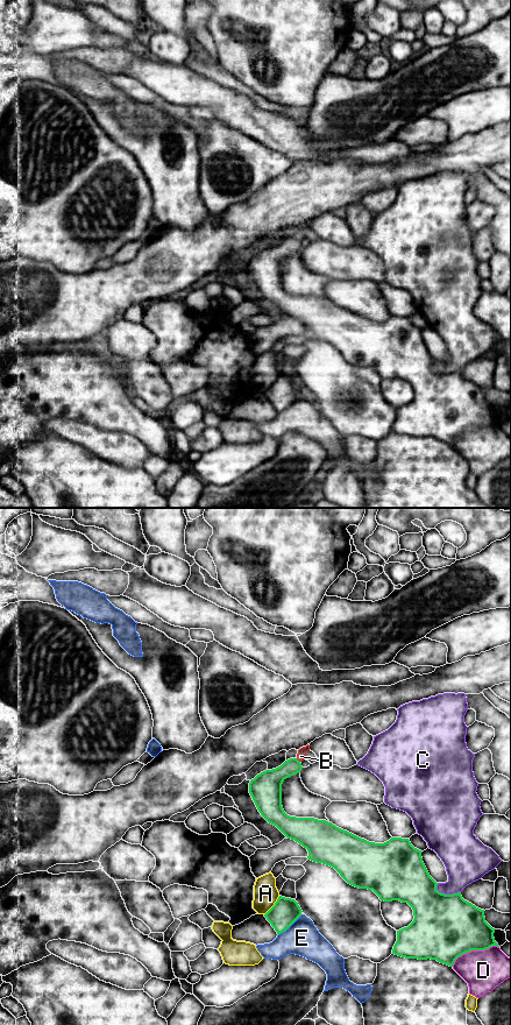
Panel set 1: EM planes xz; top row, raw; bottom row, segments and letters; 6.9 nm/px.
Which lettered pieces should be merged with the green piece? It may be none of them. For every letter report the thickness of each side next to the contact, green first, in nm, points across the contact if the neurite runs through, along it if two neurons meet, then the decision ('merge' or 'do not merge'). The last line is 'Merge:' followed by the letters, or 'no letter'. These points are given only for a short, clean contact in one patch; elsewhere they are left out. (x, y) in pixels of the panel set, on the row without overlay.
A: 190/170 nm | along xz (279, 374), (264, 393) | do not merge
B: 170/60 nm | across xz (269, 260), (298, 239), (300, 234) | merge
C: 440/280 nm | do not merge
D: 440/280 nm | do not merge
E: 190/240 nm | along xz (302, 393), (278, 412) | do not merge
Merge: B

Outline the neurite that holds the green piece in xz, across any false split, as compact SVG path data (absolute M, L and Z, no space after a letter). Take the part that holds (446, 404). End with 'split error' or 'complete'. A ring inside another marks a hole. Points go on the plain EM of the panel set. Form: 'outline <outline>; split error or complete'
outline M307 222L298 228L296 236L257 253L249 261L249 271L258 290L269 302L307 327L308 338L334 346L348 362L372 368L381 379L399 379L412 386L414 397L407 405L397 409L392 432L405 437L437 438L453 445L455 438L466 431L499 425L494 416L495 407L485 400L484 388L464 379L461 370L439 370L438 361L430 354L423 340L423 330L414 326L409 317L391 316L384 321L369 320L326 298L296 296L284 290L282 262L286 256L301 249L300 240L305 238L308 228Z; split error

